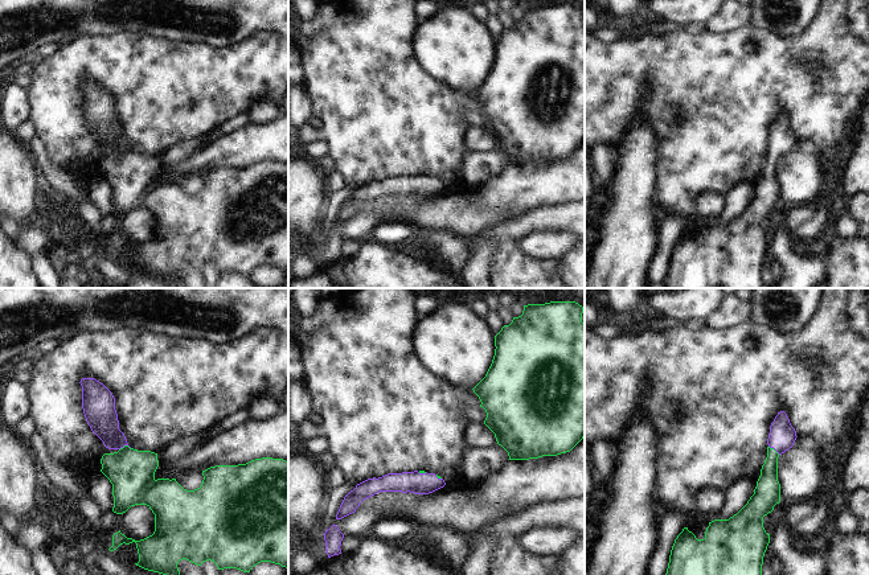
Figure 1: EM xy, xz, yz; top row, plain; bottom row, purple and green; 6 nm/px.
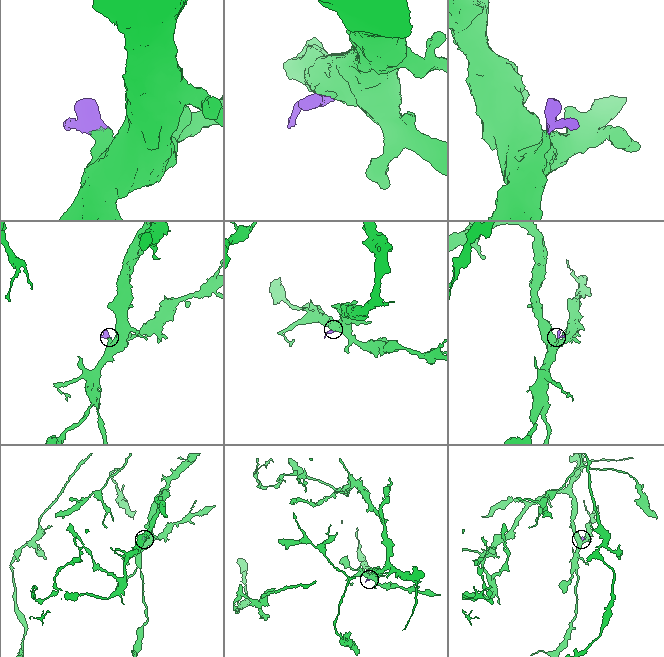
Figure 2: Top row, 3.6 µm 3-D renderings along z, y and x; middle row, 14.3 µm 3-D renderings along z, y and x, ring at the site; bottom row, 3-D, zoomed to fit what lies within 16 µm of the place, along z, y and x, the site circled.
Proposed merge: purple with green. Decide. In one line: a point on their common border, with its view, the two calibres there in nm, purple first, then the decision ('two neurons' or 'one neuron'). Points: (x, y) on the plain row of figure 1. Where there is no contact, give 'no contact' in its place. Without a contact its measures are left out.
xy (124, 148) | 190/280 nm | one neuron

